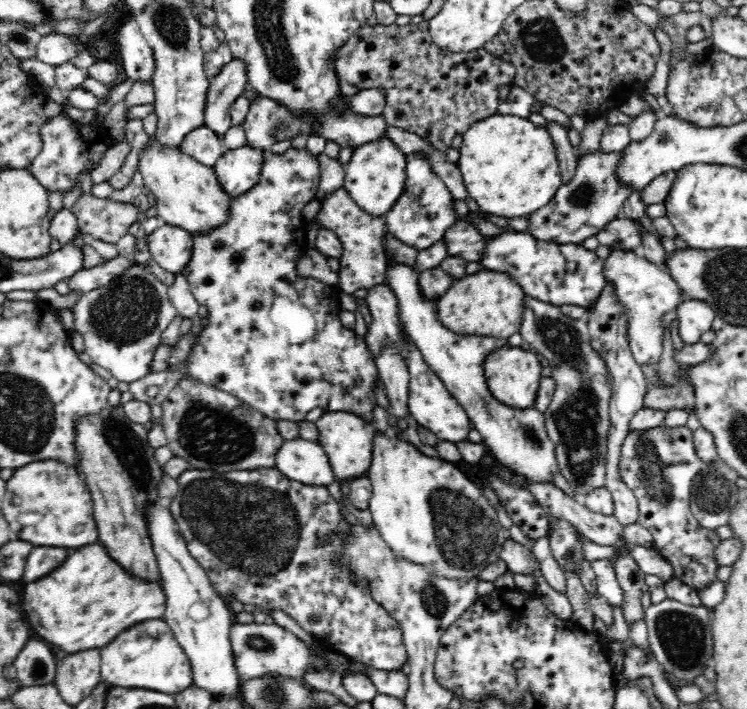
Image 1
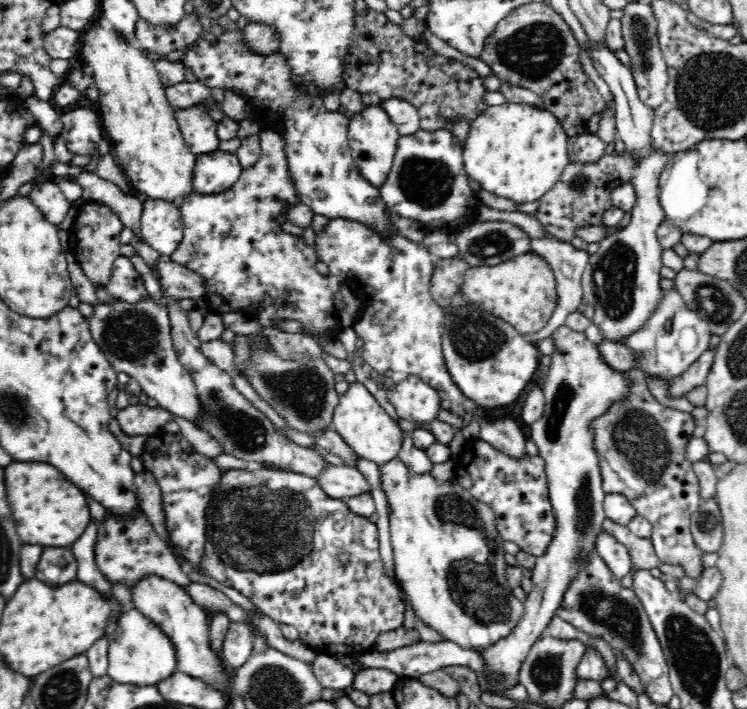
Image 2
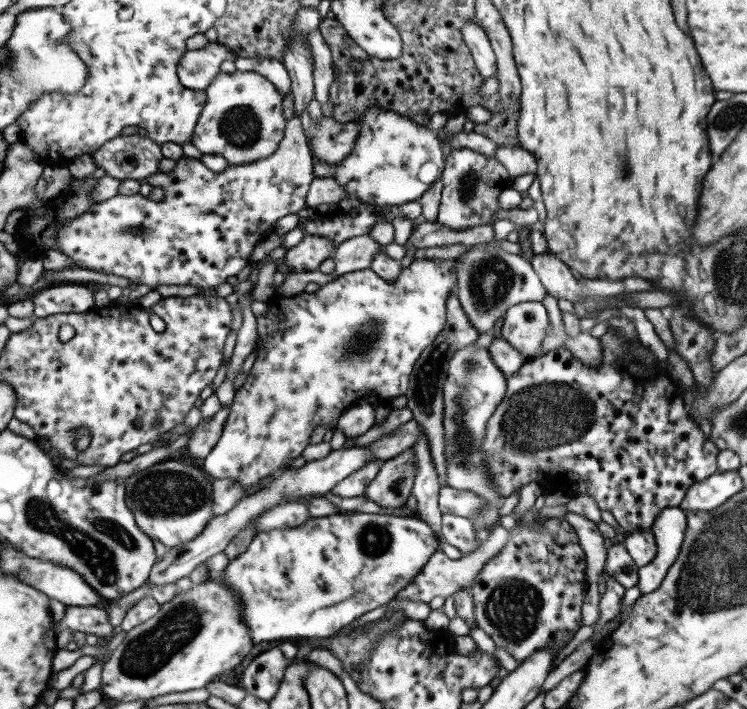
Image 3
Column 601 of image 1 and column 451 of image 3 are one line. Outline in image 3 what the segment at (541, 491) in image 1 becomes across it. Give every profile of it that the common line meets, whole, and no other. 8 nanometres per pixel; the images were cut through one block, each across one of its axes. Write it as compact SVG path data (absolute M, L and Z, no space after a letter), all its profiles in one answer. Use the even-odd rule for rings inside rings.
M442 513L442 538L446 543L456 546L462 554L474 551L478 546L474 536L474 526L469 518L452 513Z

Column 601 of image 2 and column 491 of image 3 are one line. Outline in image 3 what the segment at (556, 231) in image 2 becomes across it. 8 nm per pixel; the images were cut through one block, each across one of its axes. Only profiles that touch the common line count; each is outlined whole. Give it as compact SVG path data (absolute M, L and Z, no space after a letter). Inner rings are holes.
M466 147L452 149L445 157L441 179L443 190L436 222L450 231L494 224L497 220L496 213L501 210L499 195L507 188L513 188L513 177L495 156L484 156Z

